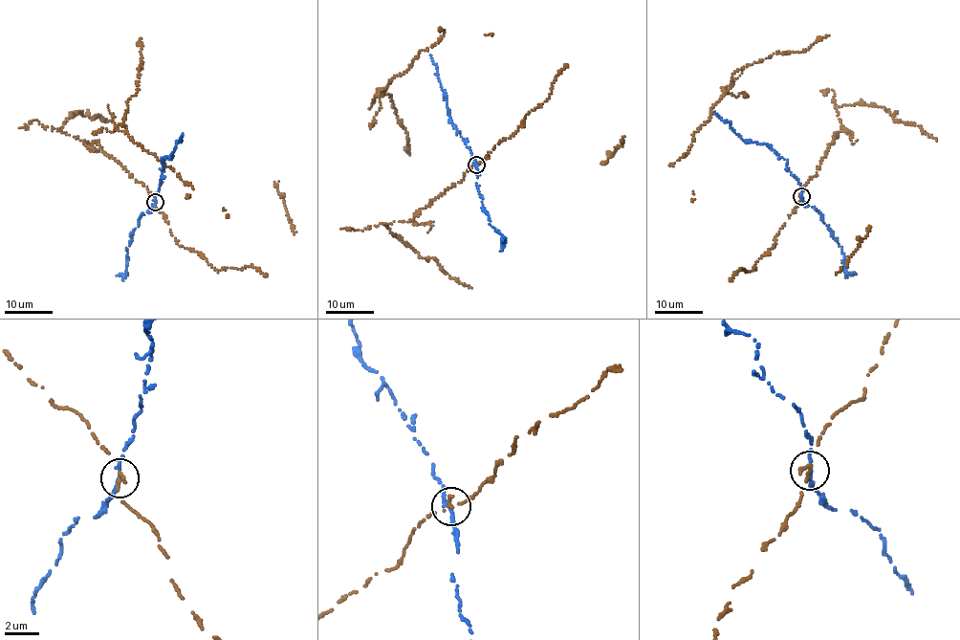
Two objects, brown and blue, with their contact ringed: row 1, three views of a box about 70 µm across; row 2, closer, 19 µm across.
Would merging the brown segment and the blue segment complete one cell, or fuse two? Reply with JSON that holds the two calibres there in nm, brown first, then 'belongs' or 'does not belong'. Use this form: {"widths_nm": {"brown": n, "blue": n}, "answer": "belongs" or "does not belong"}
{"widths_nm": {"brown": 300, "blue": 160}, "answer": "does not belong"}

